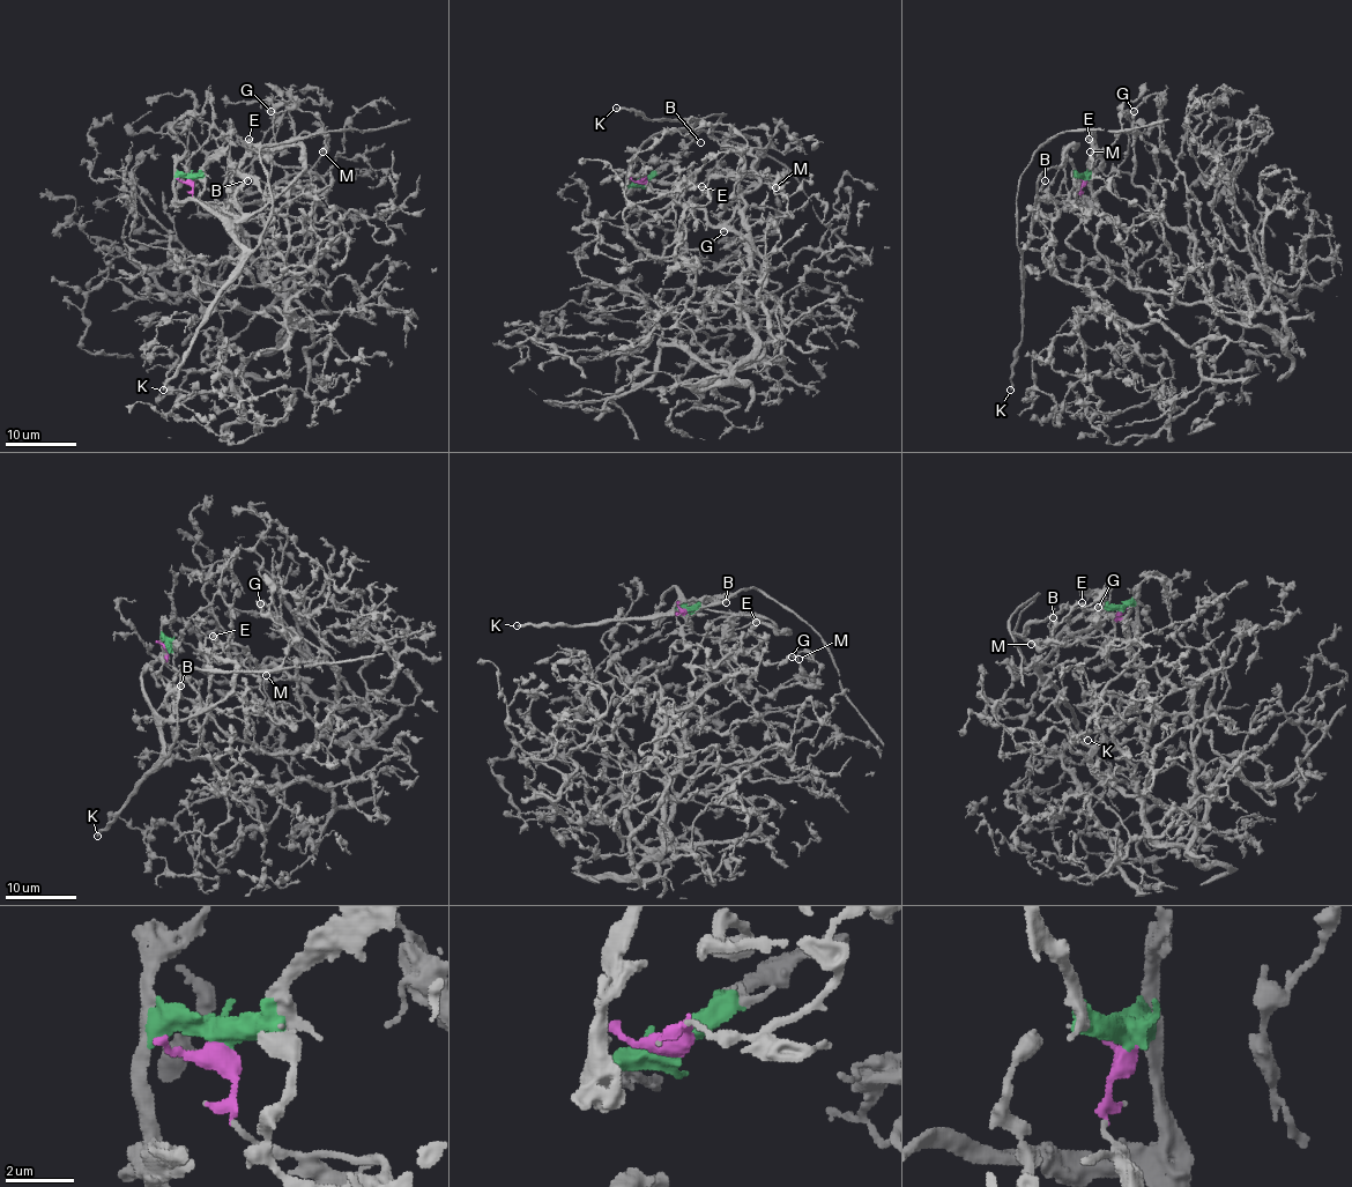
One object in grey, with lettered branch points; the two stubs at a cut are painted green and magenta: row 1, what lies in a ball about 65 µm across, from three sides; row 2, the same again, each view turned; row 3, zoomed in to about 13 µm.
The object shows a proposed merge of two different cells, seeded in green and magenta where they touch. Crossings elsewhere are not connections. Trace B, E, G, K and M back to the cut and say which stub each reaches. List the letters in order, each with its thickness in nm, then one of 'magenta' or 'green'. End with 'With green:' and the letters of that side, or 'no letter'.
B: calibre 200 nm; green
E: calibre 550 nm; magenta
G: calibre 170 nm; magenta
K: calibre 240 nm; green
M: calibre 140 nm; magenta
With green: B, K

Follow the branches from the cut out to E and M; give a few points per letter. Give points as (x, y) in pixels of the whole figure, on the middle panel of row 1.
E: (643, 182), (683, 184), (691, 164), (680, 201), (748, 253), (736, 303), (689, 277), (678, 231), (702, 185)
M: (643, 182), (691, 164), (680, 201), (740, 238), (751, 311), (779, 284), (717, 267), (774, 228), (775, 187)

